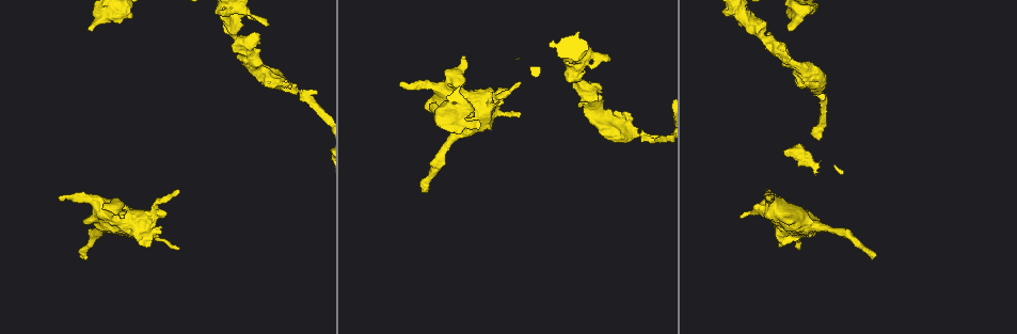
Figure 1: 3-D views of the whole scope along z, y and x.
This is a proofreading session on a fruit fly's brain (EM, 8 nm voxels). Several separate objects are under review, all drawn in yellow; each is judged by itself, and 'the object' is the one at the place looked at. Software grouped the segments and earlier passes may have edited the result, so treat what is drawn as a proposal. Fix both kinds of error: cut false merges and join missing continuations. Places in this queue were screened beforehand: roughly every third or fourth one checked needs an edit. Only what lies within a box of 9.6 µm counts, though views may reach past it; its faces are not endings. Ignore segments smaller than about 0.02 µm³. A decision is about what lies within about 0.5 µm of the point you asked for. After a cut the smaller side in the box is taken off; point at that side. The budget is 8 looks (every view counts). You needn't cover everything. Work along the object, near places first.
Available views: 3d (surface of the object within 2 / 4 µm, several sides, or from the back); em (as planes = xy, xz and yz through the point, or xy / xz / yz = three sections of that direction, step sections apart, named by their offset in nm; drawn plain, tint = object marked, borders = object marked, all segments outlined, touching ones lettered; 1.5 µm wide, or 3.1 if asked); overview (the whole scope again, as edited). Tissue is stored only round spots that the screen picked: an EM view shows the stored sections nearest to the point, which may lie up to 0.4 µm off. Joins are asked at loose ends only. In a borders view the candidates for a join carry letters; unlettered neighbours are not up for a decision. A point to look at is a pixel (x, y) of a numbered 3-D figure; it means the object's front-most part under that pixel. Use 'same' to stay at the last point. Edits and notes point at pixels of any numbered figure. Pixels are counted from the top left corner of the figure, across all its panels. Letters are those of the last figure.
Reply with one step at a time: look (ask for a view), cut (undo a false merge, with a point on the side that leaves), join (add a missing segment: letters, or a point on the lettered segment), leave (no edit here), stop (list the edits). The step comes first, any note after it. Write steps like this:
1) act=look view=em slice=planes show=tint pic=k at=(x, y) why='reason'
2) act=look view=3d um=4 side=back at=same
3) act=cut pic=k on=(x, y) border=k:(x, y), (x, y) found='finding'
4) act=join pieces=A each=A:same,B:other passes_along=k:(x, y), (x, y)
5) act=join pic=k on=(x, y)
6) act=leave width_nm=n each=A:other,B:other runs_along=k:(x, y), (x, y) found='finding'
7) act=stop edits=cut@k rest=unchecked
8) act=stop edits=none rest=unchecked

act=look view=3d um=2 pic=1 at=(84, 259) why='an open end'

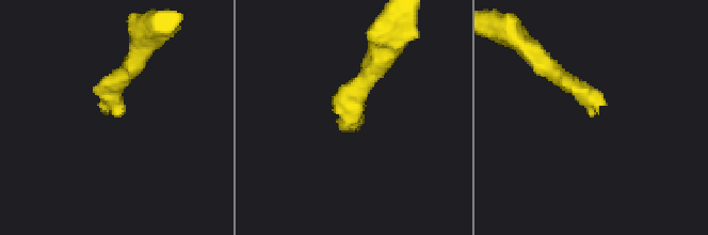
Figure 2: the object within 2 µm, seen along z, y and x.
act=look view=em slice=xz step=8 show=tint pic=2 at=(355, 117)

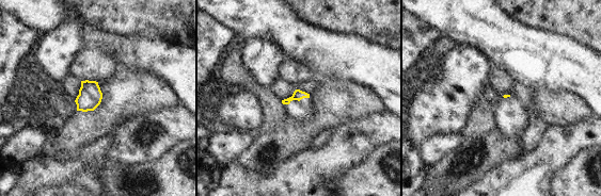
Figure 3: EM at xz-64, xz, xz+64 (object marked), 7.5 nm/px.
act=look view=em slice=xy step=8 show=borders at=same why='another direction'

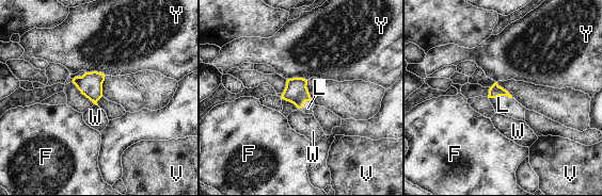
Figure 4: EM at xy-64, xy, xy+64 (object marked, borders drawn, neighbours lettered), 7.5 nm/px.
act=join pieces=L each=F:other,L:same,V:other,W:other,Y:other passes_along=4:(495, 91), (500, 95), (503, 104) found='it goes on there'

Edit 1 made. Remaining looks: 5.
act=look view=overview why='see it whole again'

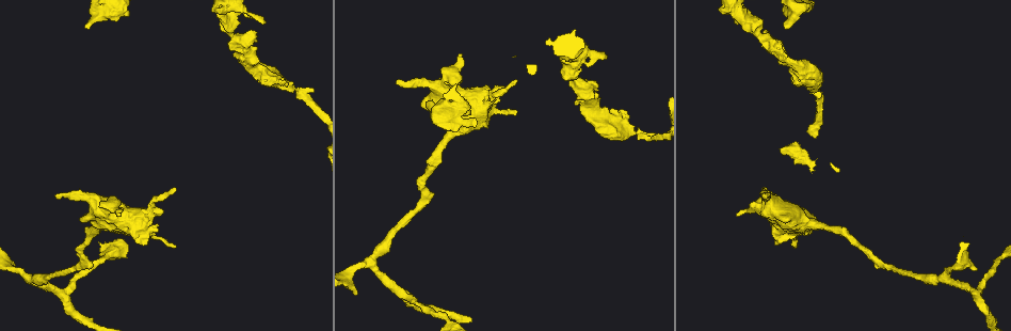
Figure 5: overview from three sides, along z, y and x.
act=look view=3d um=2 pic=5 at=(429, 105) why='free end'

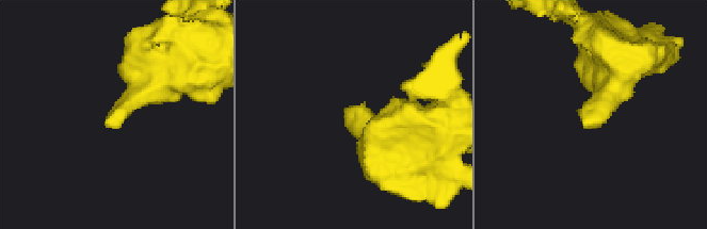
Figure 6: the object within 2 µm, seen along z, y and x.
act=look view=em slice=xy step=8 show=borders pic=6 at=(359, 111)

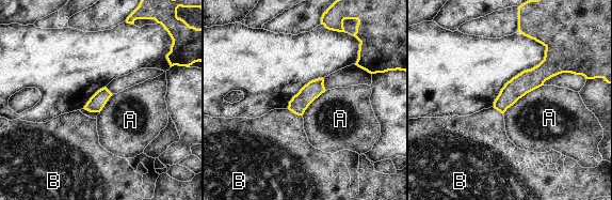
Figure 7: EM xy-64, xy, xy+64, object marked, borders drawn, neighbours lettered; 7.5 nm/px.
act=leave each=A:other,B:other runs_along=7:(563, 68), (545, 70), (496, 105) found='none of them fits'

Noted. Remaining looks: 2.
act=look view=em slice=planes show=borders pic=5 at=(144, 243) why='branch stops here'

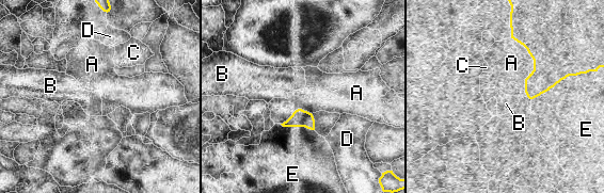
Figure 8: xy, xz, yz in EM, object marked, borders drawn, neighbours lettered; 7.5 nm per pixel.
act=leave each=A:other,B:other,C:other,D:other,E:other border=8:(597, 70), (569, 75), (553, 86) found='none of them fits'

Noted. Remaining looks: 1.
act=stop edits=join@4 rest=unchecked

